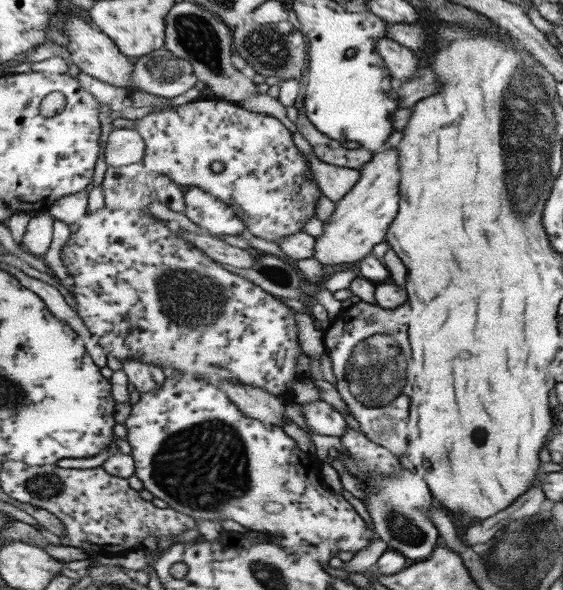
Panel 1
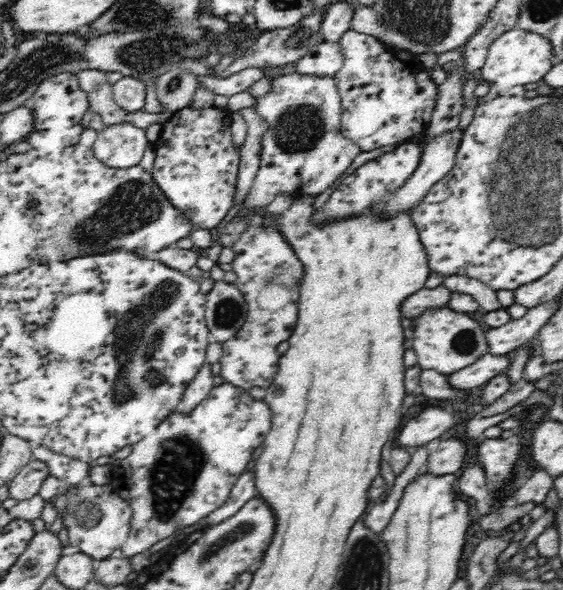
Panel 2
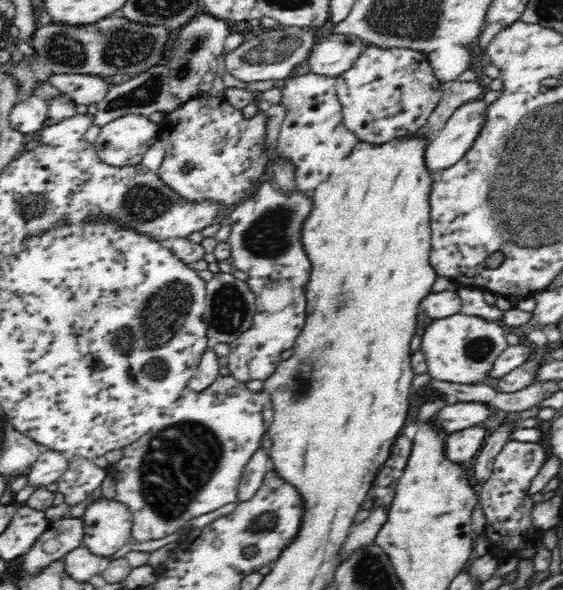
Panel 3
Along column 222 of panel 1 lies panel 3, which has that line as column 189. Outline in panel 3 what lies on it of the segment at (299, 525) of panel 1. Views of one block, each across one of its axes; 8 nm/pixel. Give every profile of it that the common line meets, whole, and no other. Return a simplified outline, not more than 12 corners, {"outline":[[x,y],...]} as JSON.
{"outline":[[230,375],[122,447],[139,542],[238,501],[273,421]]}

